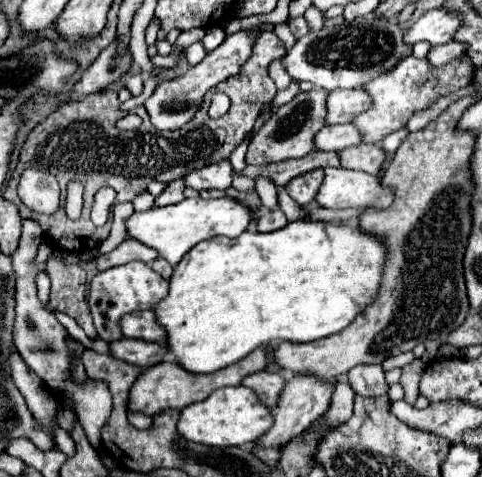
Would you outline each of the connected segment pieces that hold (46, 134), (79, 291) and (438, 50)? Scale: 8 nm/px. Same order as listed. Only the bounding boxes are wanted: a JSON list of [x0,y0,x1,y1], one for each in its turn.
[[4,32,286,252],[46,258,98,340],[428,40,466,66]]

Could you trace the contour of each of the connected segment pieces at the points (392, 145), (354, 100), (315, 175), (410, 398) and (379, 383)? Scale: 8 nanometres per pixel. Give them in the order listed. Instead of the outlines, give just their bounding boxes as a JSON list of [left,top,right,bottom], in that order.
[[380,128,408,154],[326,88,370,124],[286,170,324,208],[400,360,426,404],[348,366,388,396]]

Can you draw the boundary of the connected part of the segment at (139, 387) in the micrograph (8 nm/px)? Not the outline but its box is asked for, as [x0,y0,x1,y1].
[130,348,266,416]

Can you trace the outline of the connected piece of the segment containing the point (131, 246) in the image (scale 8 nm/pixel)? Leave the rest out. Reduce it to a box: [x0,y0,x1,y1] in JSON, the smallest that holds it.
[96,238,158,270]

